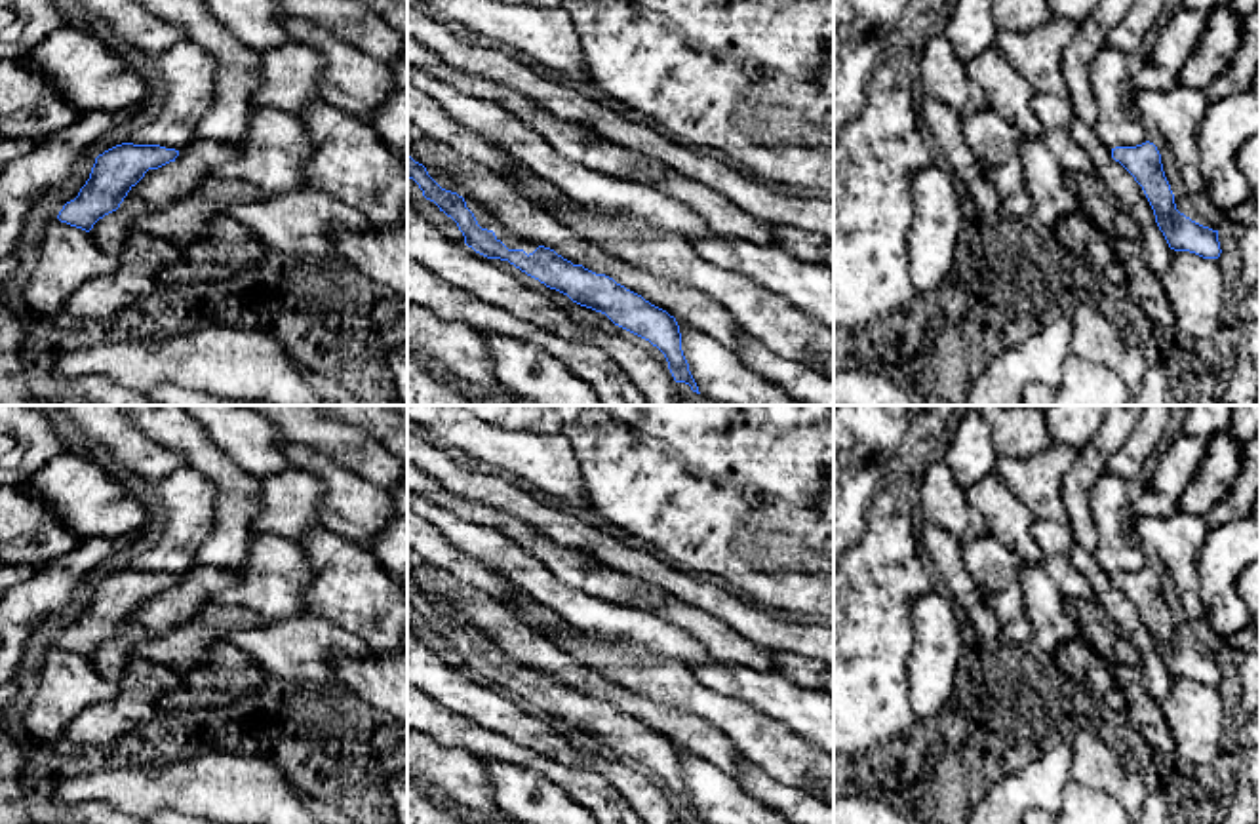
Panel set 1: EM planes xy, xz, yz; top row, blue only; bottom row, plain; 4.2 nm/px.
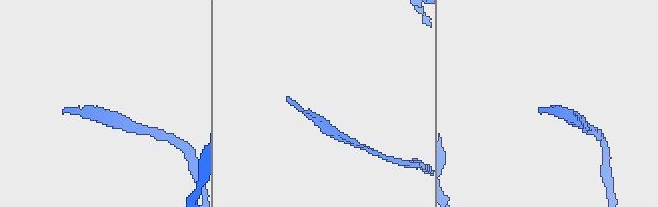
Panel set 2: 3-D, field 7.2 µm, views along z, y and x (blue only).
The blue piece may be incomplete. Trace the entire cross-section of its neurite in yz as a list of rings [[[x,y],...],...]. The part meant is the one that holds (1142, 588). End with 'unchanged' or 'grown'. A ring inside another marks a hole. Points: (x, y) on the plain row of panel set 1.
[[[1150,567],[1136,573],[1115,573],[1112,584],[1119,588],[1142,613],[1159,657],[1174,677],[1190,677],[1203,685],[1218,685],[1222,676],[1218,657],[1203,653],[1176,636],[1174,620],[1165,603],[1161,580]]] | unchanged

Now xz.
[[[409,580],[407,603],[419,611],[426,626],[457,649],[464,670],[476,679],[508,687],[546,714],[567,721],[573,729],[601,738],[615,752],[649,767],[664,780],[674,807],[685,809],[700,820],[681,776],[679,752],[666,736],[605,700],[596,700],[582,691],[573,691],[550,674],[514,662],[491,641],[485,630],[470,624],[449,601],[415,588]]] | grown

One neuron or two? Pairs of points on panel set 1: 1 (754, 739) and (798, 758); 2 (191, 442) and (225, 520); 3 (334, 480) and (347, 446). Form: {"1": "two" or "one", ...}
{"1": "one", "2": "one", "3": "two"}

